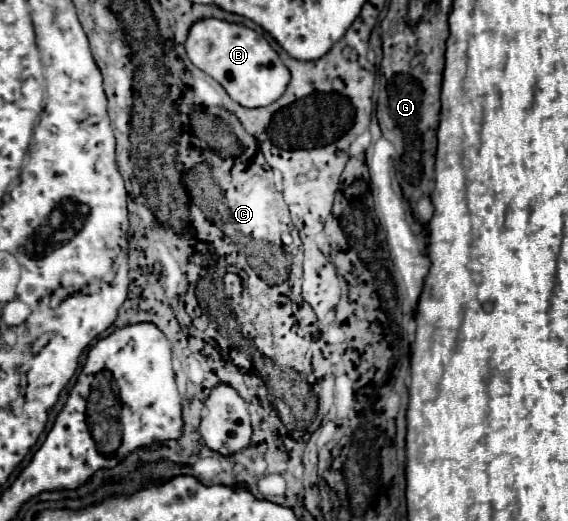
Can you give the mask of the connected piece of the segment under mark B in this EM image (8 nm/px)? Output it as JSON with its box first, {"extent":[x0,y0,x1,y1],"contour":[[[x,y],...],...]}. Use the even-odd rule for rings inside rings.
{"extent":[185,19,289,109],"contour":[[[201,19],[189,29],[185,47],[193,65],[221,83],[229,97],[243,107],[255,109],[271,105],[281,97],[281,93],[285,93],[289,85],[289,69],[285,69],[283,61],[267,43],[267,39],[253,29],[219,19]]]}

